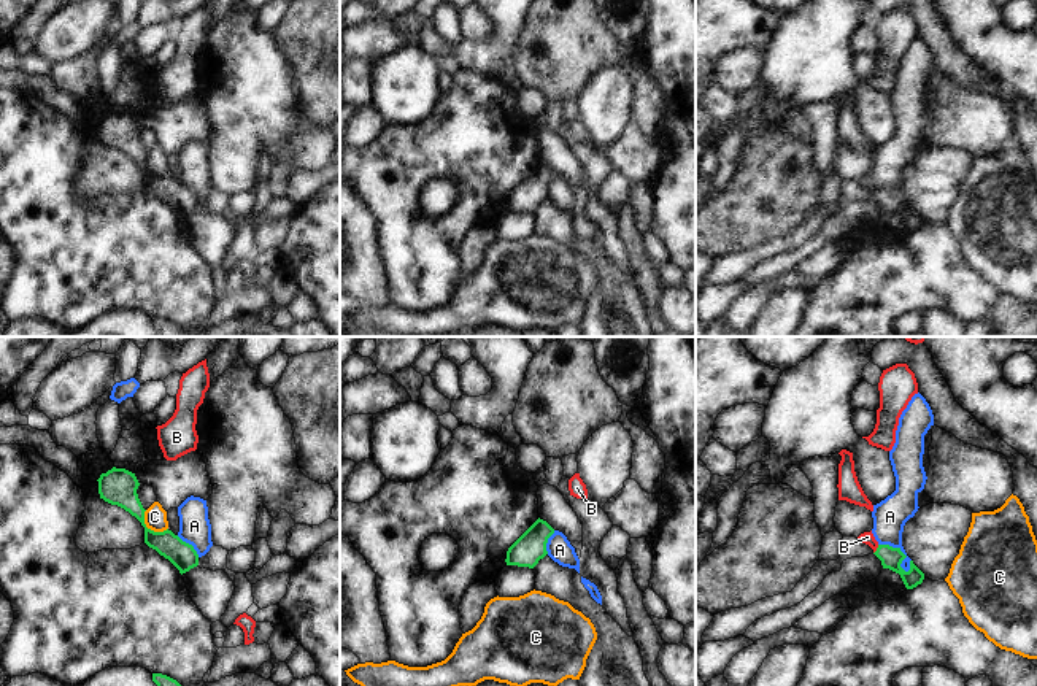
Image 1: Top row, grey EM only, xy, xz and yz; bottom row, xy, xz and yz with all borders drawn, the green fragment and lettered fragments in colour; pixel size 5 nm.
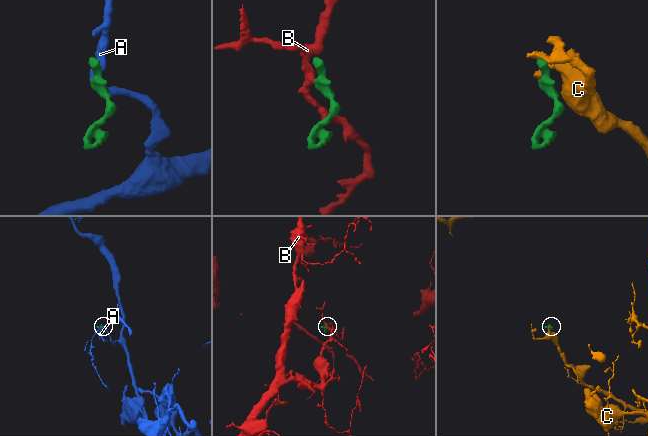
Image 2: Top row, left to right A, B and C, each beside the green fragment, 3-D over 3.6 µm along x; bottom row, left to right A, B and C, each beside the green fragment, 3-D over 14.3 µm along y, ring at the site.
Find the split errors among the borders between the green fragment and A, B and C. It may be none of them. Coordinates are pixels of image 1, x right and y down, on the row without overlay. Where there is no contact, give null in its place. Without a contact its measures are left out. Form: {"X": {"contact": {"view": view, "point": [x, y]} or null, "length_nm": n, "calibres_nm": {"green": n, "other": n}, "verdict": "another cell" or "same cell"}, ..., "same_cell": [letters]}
{"A": {"contact": {"view": "yz", "point": [902, 197]}, "length_nm": 220, "calibres_nm": {"green": 110, "other": 170}, "verdict": "another cell"}, "B": {"contact": {"view": "yz", "point": [877, 194]}, "length_nm": 50, "calibres_nm": {"green": 110, "other": 60}, "verdict": "same cell"}, "C": {"contact": {"view": "xy", "point": [150, 173]}, "length_nm": 160, "calibres_nm": {"green": 160, "other": 110}, "verdict": "another cell"}, "same_cell": ["B"]}

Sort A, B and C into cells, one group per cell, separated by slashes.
A / B / C

